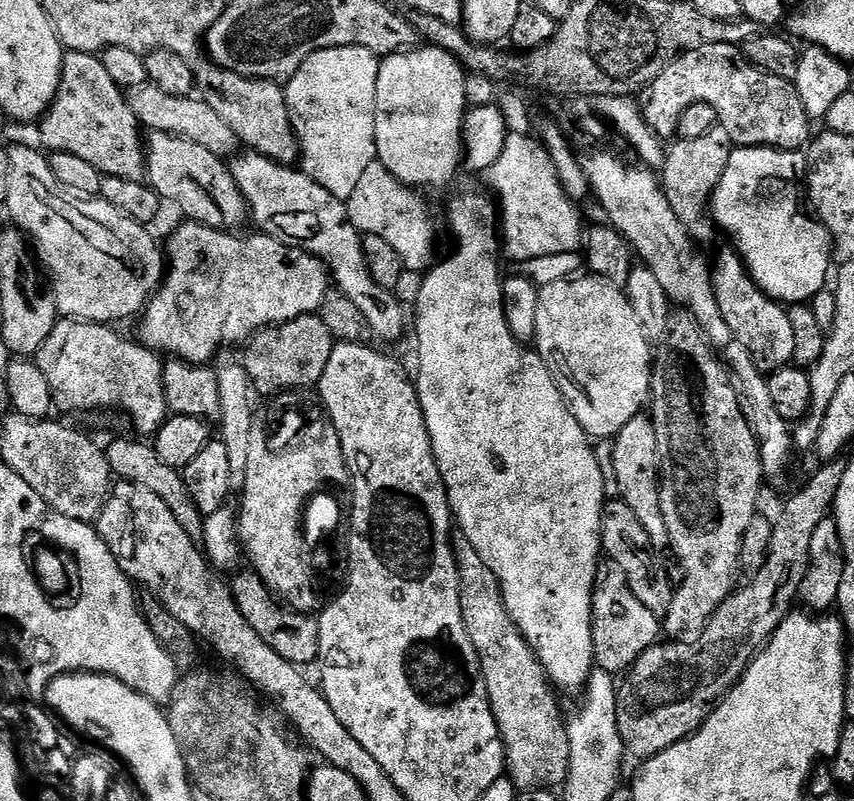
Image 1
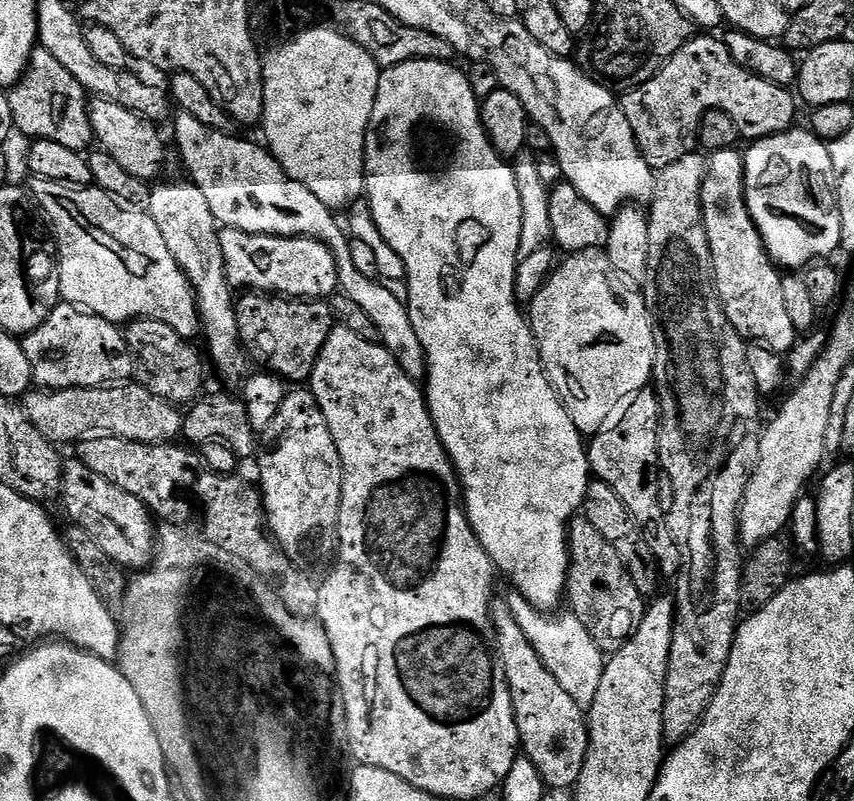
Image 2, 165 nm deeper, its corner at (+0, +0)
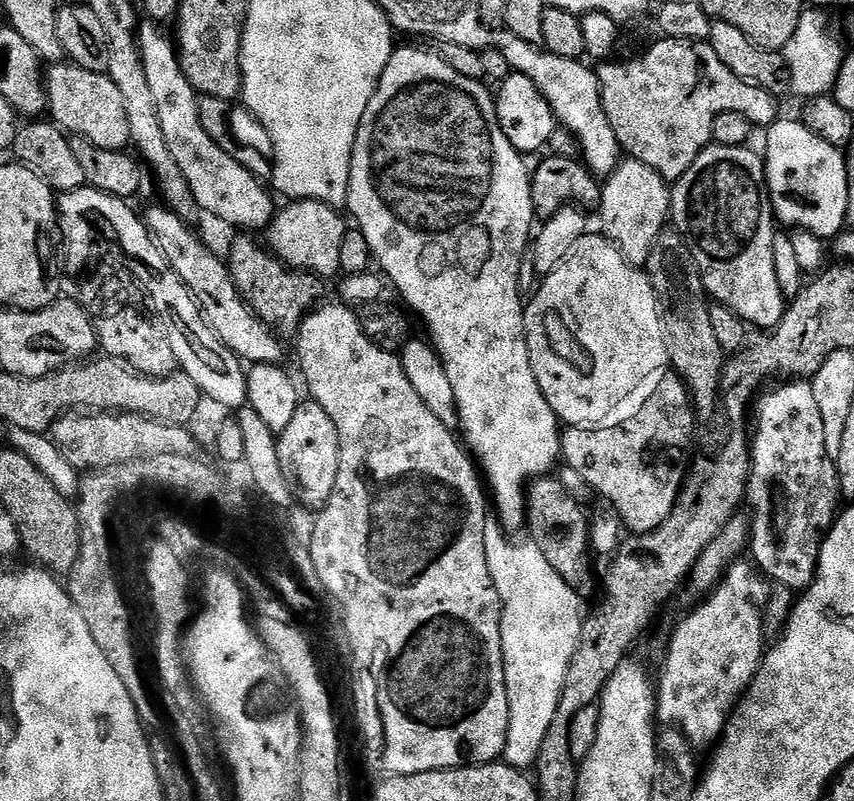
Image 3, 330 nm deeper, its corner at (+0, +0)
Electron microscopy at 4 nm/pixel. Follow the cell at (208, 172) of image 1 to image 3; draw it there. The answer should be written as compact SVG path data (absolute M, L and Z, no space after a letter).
M56 62L47 69L44 78L46 112L65 133L81 136L102 150L115 152L129 147L132 135L126 122L126 105L112 79L103 72L86 70L71 62Z

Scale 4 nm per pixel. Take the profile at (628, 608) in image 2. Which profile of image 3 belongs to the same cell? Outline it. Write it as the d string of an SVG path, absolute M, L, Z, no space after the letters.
M540 478L527 485L527 535L532 543L538 546L538 550L542 550L542 554L546 554L546 562L550 562L550 566L554 566L554 570L558 570L558 574L562 574L564 581L577 594L585 594L584 592L588 592L592 588L592 564L588 561L588 556L590 557L590 528L587 521L584 522L584 512L580 508L583 508L581 501L575 500L570 494L570 490L566 490L566 486L562 486L562 482L558 482L555 478Z

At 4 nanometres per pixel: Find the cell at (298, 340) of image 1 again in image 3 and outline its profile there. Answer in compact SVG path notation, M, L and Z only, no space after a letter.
M236 234L228 248L226 263L238 294L245 300L252 313L263 320L277 333L295 333L309 312L317 307L320 295L324 292L325 281L315 272L302 272L289 268L263 243L255 240L252 234Z

